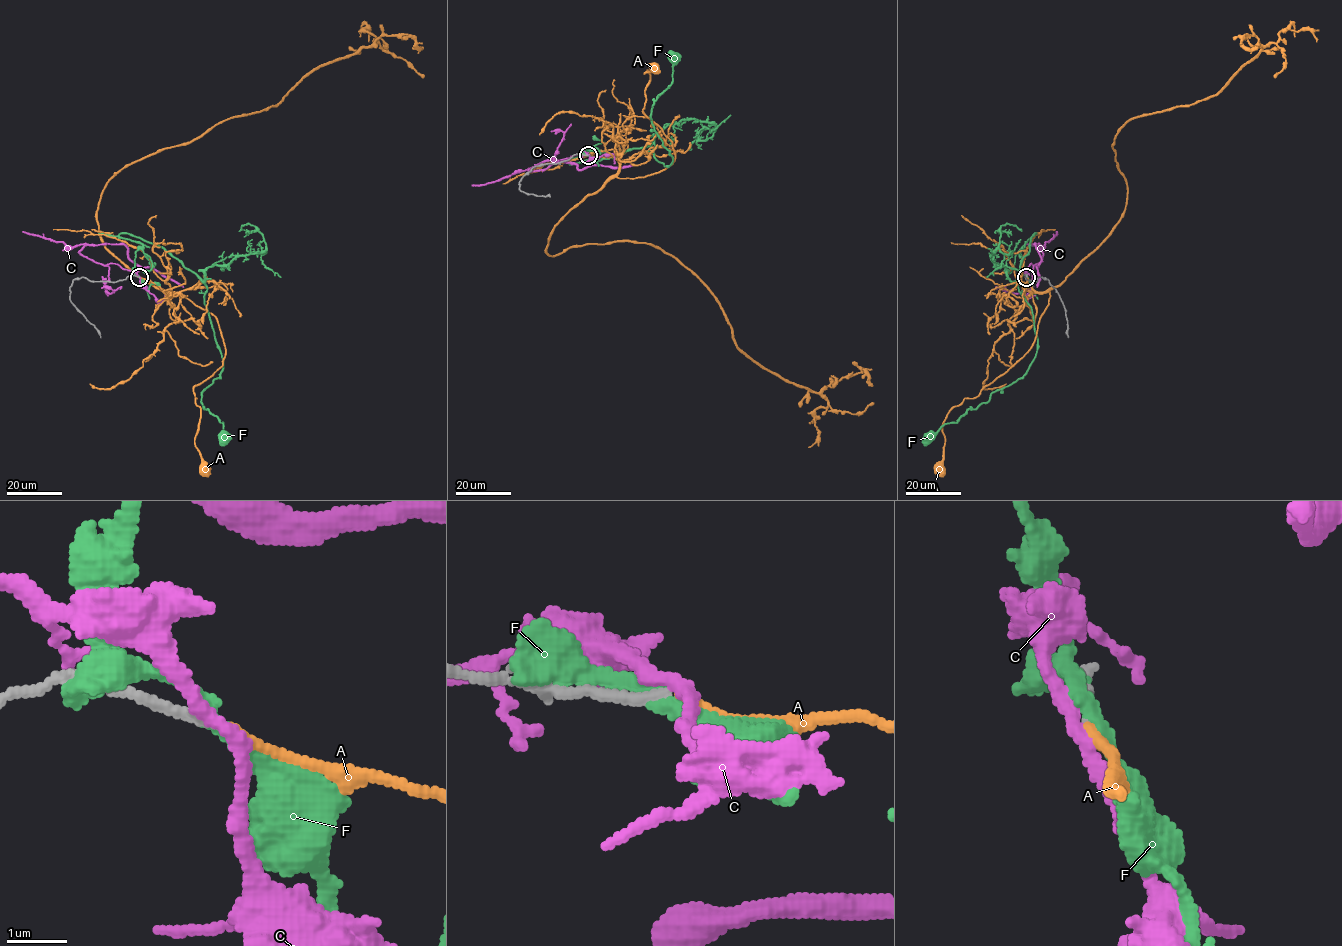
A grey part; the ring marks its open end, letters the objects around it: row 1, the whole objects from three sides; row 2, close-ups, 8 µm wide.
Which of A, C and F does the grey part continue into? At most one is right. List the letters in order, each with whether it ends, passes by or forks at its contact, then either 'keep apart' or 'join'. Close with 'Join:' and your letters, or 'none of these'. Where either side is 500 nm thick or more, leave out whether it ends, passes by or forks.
A: it ends; join
C: it passes by; keep apart
F: it passes by; keep apart
Join: A

